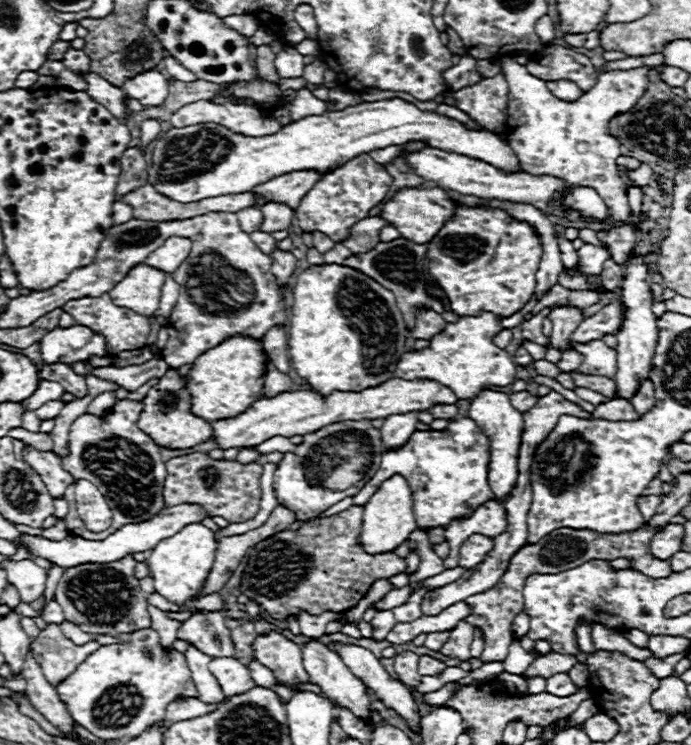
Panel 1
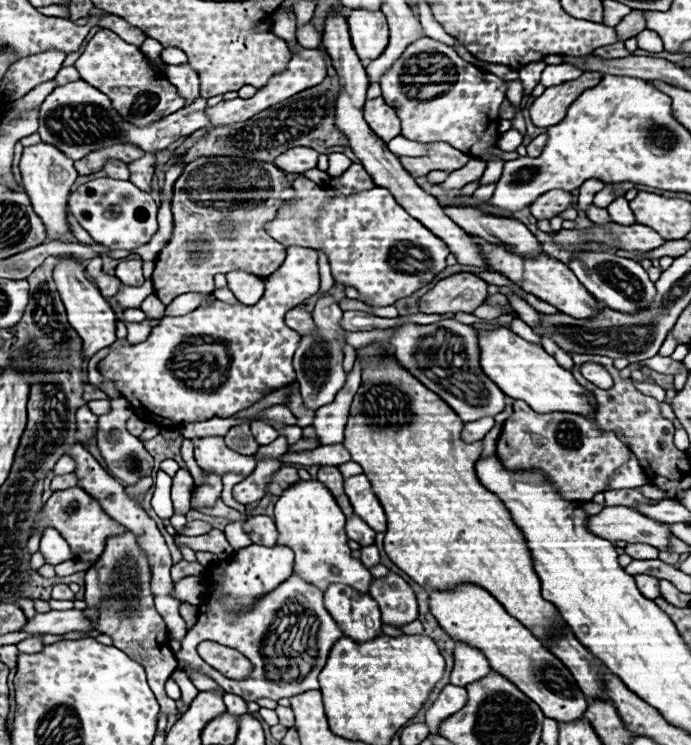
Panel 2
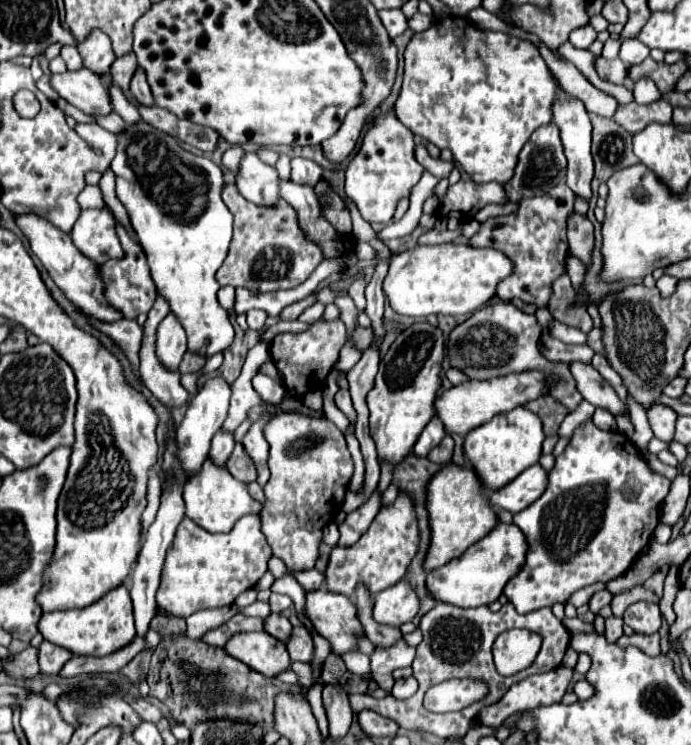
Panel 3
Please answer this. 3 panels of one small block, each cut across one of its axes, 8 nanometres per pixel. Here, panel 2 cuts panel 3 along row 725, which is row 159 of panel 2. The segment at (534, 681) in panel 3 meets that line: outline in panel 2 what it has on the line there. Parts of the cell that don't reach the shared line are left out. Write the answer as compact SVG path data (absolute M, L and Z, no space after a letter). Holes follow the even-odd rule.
M420 38L410 44L404 54L392 64L392 68L382 76L382 98L396 110L402 122L402 136L414 142L448 142L456 150L470 154L474 158L484 158L486 162L500 160L500 156L490 156L488 150L498 148L498 110L506 98L506 82L494 74L478 70L476 66L464 62L454 48L432 38Z

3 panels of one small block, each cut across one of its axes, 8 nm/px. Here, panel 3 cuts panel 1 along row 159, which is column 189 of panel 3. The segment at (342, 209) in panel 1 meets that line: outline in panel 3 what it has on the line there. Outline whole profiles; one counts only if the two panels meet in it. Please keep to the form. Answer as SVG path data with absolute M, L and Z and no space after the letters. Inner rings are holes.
M186 352L186 354L184 354L184 360L182 360L182 364L180 364L180 372L196 372L196 370L200 370L202 366L204 366L204 358Z

